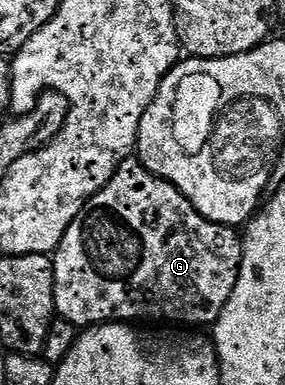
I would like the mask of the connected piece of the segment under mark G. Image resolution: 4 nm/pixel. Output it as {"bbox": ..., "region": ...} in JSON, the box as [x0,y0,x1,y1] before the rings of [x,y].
{"bbox":[54,157,244,329],"region":[[[129,157],[120,164],[120,168],[110,177],[110,181],[88,204],[74,217],[70,229],[62,237],[54,252],[54,305],[59,318],[70,321],[78,329],[99,327],[101,323],[117,321],[140,321],[136,319],[169,319],[172,323],[189,323],[189,328],[204,329],[215,324],[216,318],[224,310],[226,301],[230,301],[230,293],[234,293],[234,285],[238,281],[238,273],[244,256],[242,235],[237,228],[227,227],[221,223],[210,221],[194,209],[194,205],[179,191],[173,183],[159,179],[150,173],[140,162],[139,158]]]}

